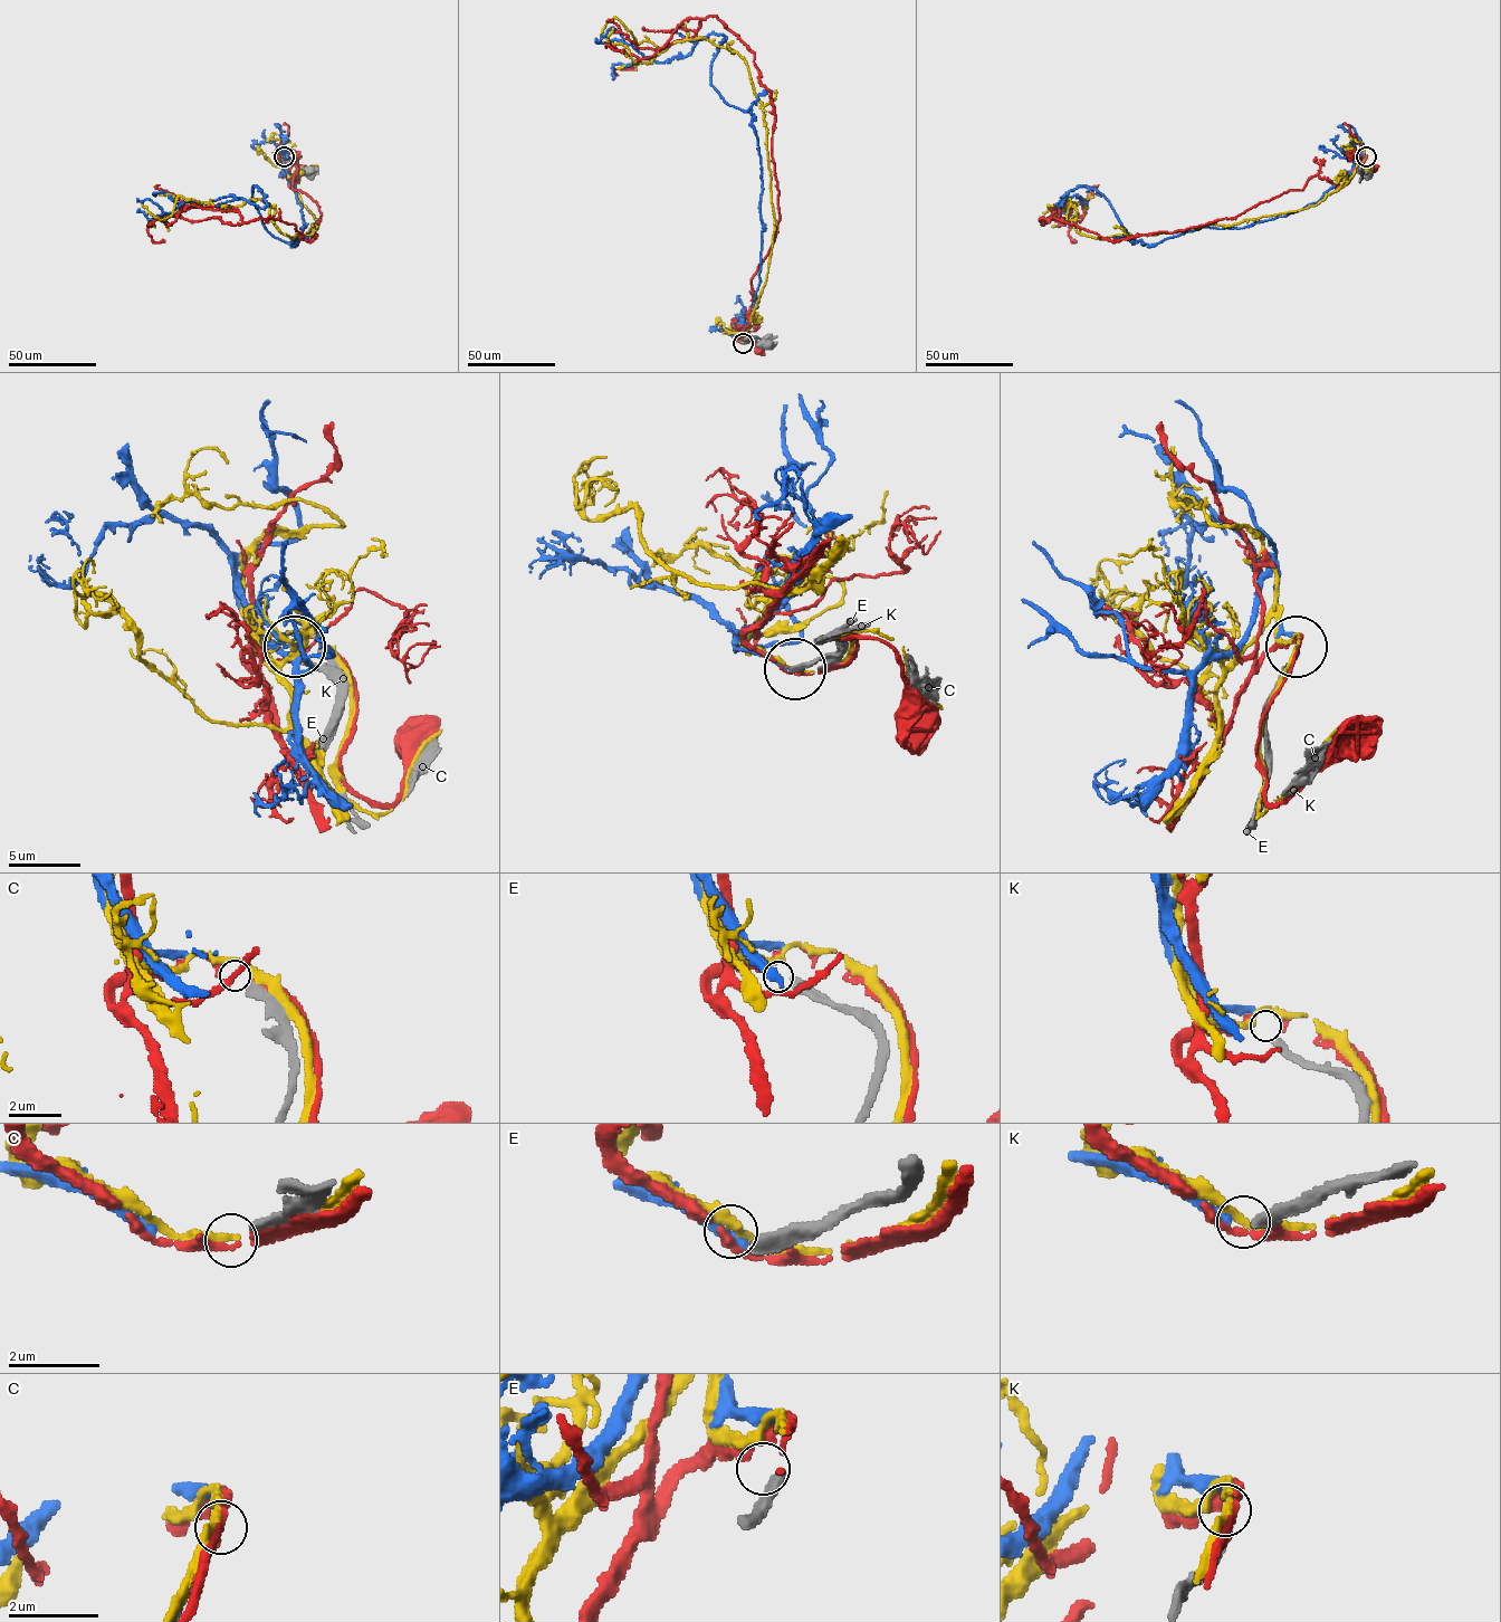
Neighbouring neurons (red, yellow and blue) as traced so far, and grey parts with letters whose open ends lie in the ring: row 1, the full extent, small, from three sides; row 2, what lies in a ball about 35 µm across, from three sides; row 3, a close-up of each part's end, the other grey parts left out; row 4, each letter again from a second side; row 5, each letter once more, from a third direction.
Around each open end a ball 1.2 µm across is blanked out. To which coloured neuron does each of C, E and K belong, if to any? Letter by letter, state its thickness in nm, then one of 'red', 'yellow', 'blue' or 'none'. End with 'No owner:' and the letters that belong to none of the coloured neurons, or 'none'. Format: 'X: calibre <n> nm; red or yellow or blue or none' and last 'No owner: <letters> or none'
C: calibre 260 nm; none
E: calibre 280 nm; none
K: calibre 260 nm; blue
No owner: C, E

